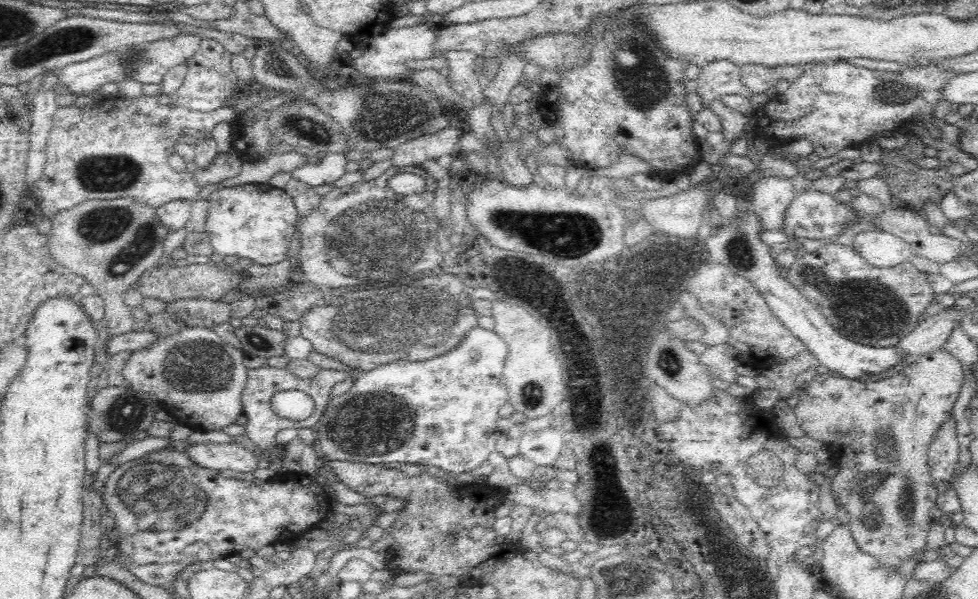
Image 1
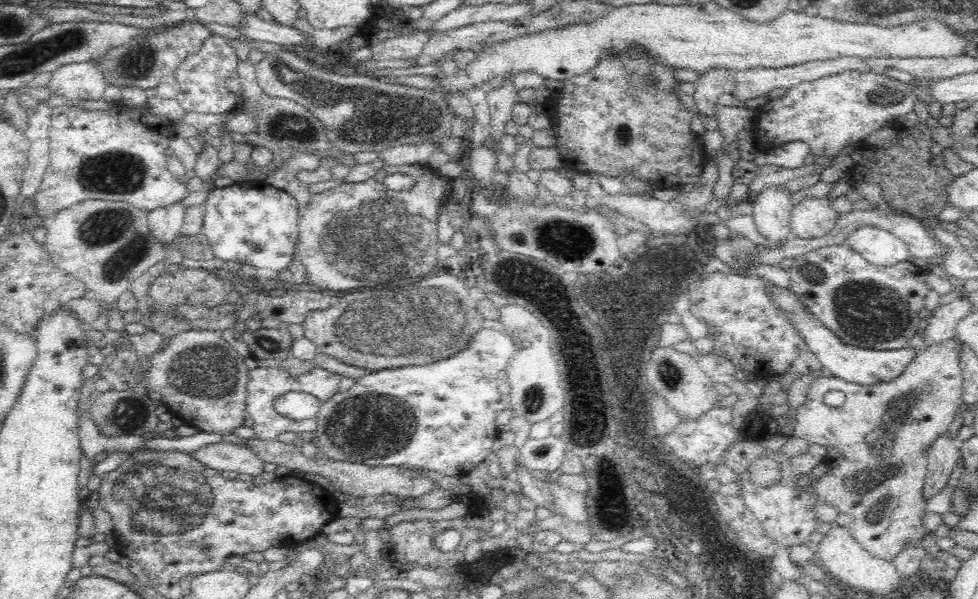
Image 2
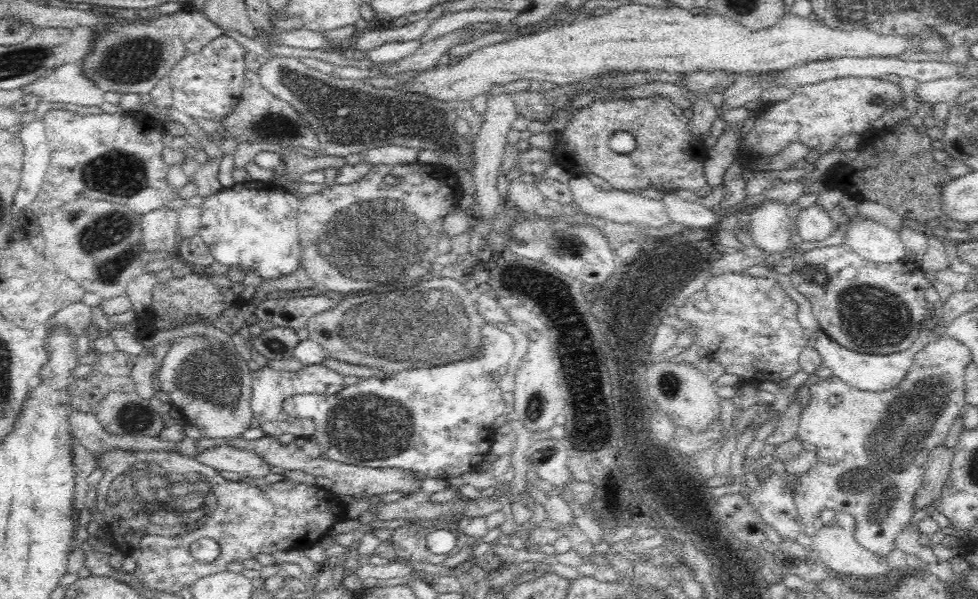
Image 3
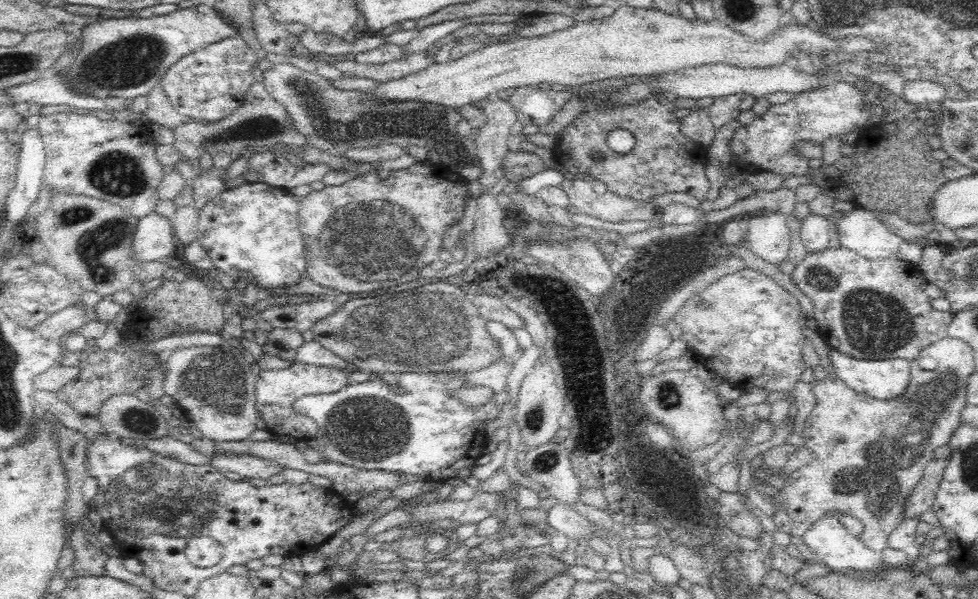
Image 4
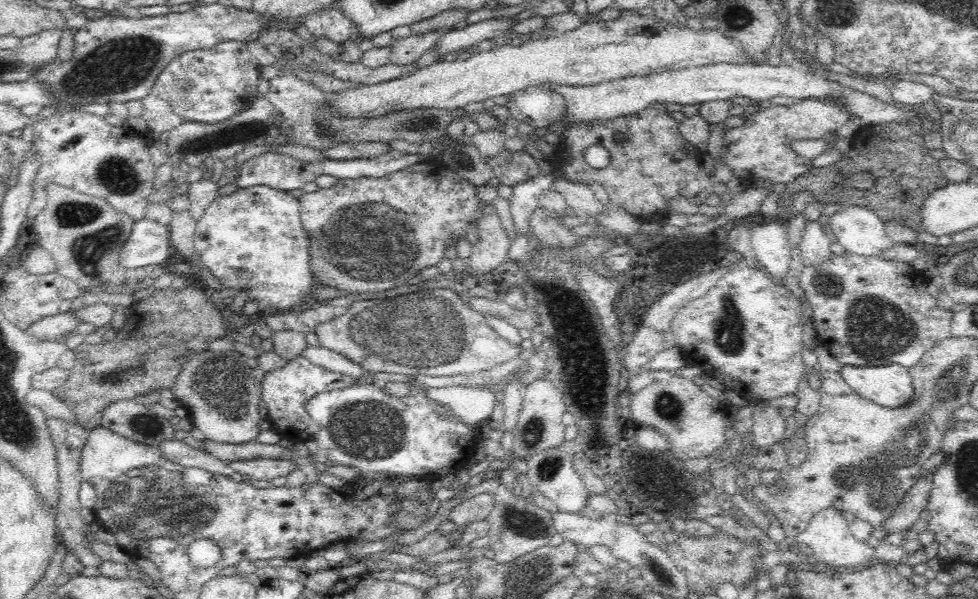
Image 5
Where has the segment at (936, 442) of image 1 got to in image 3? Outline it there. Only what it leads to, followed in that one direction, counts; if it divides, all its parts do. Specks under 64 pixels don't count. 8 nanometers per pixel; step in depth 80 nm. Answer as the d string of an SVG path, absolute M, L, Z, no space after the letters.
M943 442L934 446L925 462L924 482L914 497L914 510L928 506L942 494L952 472L953 456L953 448L947 447Z

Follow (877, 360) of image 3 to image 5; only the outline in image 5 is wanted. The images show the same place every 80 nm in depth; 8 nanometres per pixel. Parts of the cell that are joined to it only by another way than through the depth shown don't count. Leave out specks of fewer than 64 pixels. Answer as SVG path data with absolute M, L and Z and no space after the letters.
M896 363L883 366L841 364L842 379L863 398L888 408L911 402L914 388L906 367Z

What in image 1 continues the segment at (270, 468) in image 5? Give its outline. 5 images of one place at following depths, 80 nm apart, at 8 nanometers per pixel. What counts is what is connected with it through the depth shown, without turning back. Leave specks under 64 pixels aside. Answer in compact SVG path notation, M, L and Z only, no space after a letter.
M190 441L183 452L195 465L218 472L231 470L252 474L258 464L254 453L237 442L218 444L210 441Z

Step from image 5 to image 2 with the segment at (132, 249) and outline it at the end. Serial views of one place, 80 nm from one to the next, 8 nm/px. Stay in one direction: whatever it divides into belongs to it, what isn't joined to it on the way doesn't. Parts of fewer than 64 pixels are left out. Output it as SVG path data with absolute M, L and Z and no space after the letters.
M182 202L172 203L165 207L158 207L149 212L149 227L151 233L164 244L172 242L181 234L185 210L187 207Z

